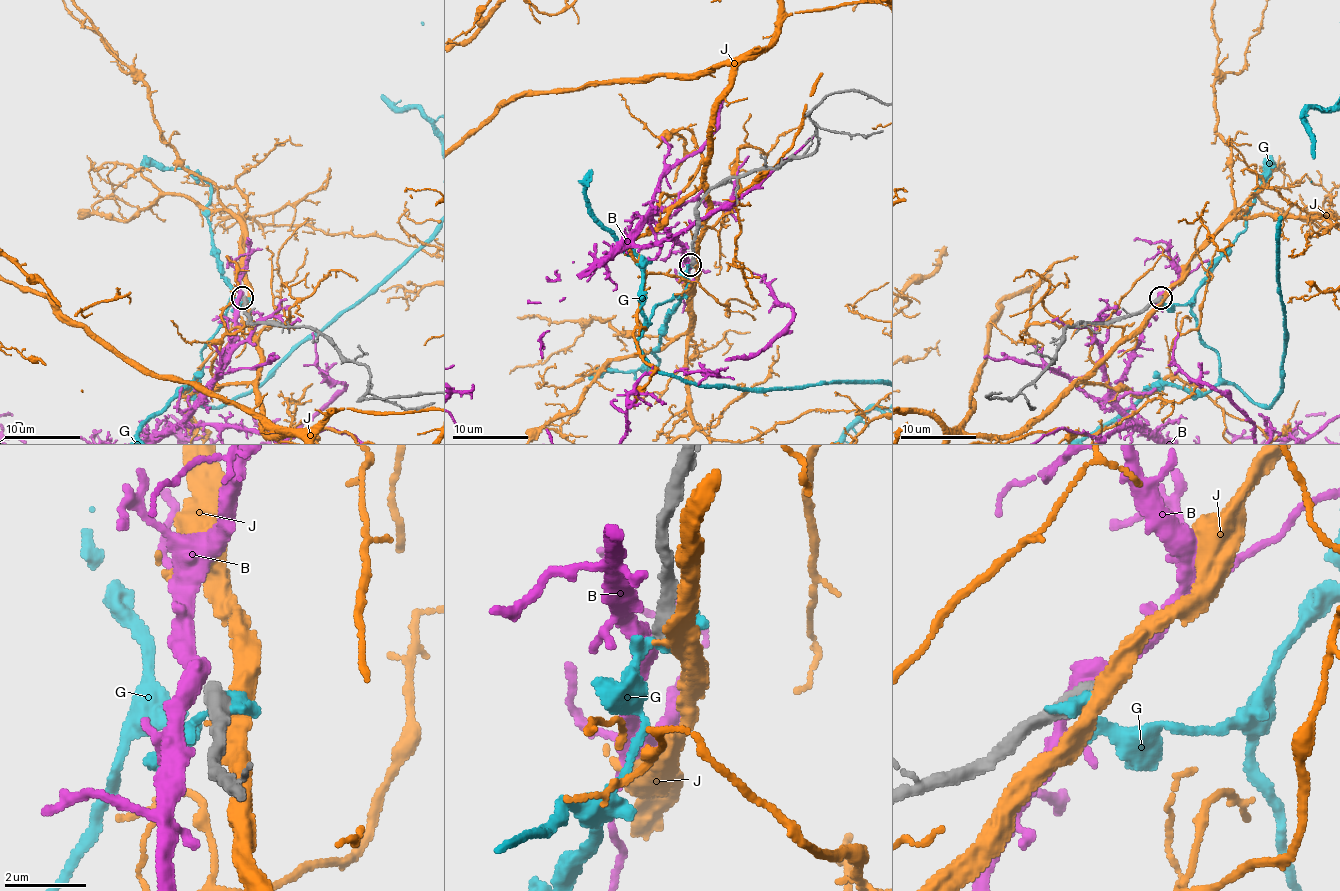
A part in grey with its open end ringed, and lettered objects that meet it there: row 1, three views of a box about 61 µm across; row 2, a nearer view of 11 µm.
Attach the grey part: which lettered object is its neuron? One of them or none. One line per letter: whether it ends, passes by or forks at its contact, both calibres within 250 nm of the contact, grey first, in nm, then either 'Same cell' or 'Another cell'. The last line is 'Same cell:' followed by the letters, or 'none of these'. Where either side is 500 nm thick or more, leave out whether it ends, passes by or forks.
B: It passes by. Thickness 480 nm (grey) against 480 nm. Another cell
G: Thickness 550 nm (grey) against 480 nm. Another cell
J: Thickness 550 nm (grey) against 440 nm. Another cell
Same cell: none of these

